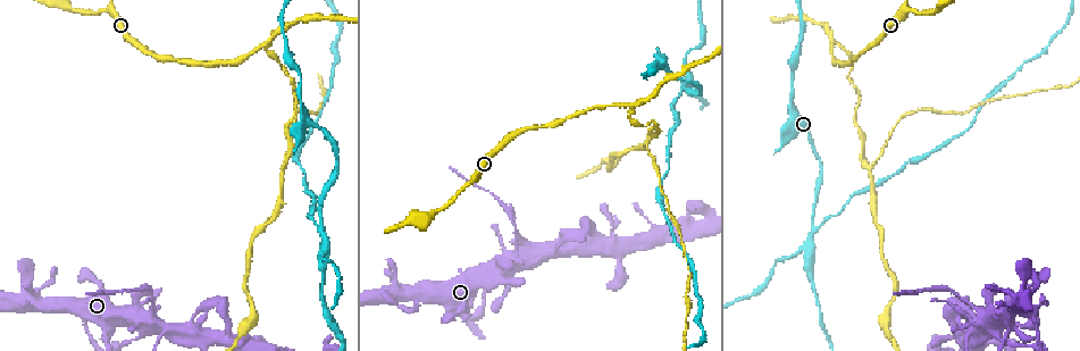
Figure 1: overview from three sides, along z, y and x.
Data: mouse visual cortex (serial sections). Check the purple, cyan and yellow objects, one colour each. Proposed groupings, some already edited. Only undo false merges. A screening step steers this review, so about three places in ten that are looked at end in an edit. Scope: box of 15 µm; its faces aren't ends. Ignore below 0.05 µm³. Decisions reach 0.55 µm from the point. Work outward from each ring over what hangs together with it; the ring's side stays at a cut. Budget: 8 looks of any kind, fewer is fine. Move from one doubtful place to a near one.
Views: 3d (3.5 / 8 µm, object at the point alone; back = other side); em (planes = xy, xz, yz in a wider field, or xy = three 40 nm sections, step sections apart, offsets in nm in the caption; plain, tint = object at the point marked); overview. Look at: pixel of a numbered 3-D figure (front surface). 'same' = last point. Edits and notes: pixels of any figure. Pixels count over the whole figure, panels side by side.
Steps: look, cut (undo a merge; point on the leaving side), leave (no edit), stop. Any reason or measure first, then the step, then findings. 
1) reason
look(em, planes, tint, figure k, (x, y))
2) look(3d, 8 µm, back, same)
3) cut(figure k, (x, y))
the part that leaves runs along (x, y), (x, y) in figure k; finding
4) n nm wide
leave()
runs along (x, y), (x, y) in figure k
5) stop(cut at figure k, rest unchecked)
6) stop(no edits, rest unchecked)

two arms in line, one across
look(3d, 3.5 µm, figure 1, (269, 43))

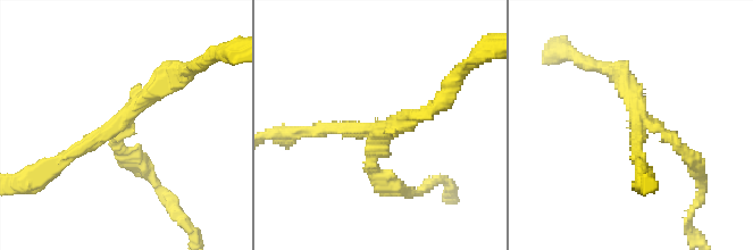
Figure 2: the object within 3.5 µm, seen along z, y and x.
3 arms; arms of 200, 200, 250 nm; need the tissue
look(em, xy, step 2, tint, figure 2, (119, 121))

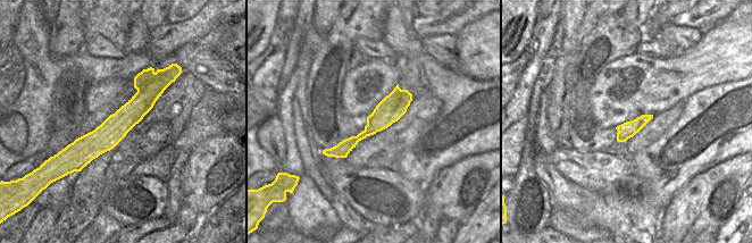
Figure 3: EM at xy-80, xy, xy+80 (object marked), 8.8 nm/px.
look(em, planes, tint, same)

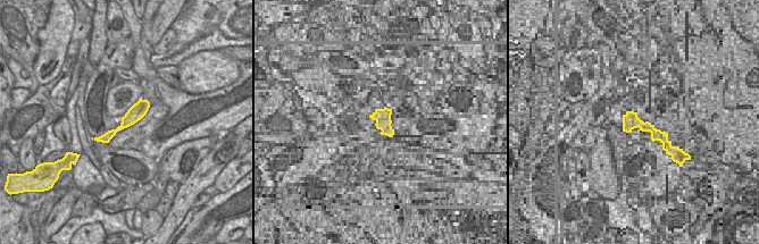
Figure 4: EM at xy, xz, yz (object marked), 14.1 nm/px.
cut(figure 2, (139, 153))
a second cell is stuck on

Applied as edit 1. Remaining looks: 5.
look(overview)

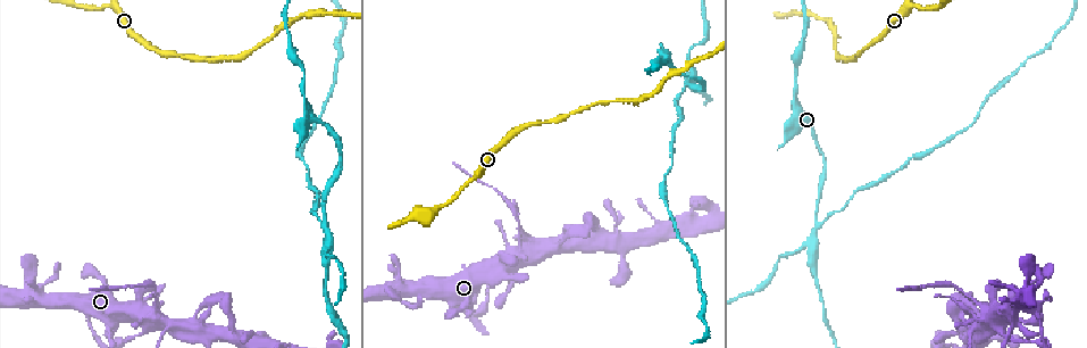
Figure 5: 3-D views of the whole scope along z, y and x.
branch point
look(3d, 3.5 µm, figure 5, (326, 222))

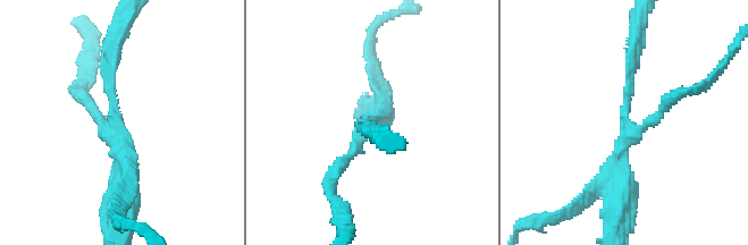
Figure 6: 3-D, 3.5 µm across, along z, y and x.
arms of 150, 200, 300 nm
cut(figure 6, (90, 102))
a second cell is stuck on

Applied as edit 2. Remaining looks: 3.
look(overview)

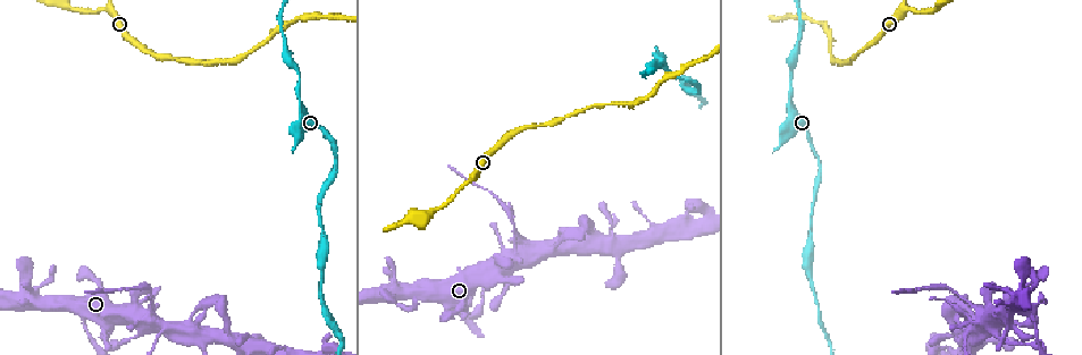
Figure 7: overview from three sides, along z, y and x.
look(3d, 3.5 µm, back, figure 7, (552, 249))

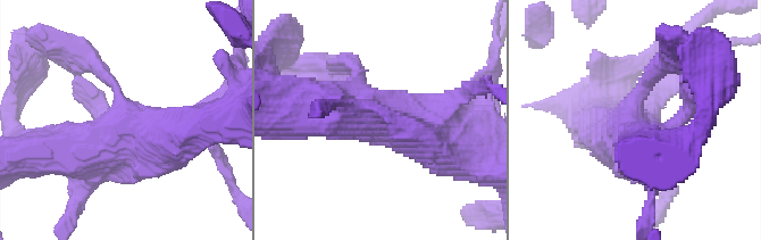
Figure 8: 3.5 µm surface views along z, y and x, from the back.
shape alone is not enough
look(em, xy, step 1, tint, figure 8, (120, 110))

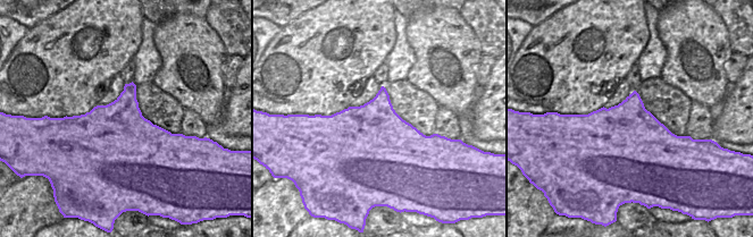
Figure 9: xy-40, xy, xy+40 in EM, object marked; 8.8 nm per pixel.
leave()
runs along (460, 149), (398, 123), (320, 112) in figure 8; one cell here

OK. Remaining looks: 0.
stop(cut at figure 2, cut at figure 6, rest unchecked)

